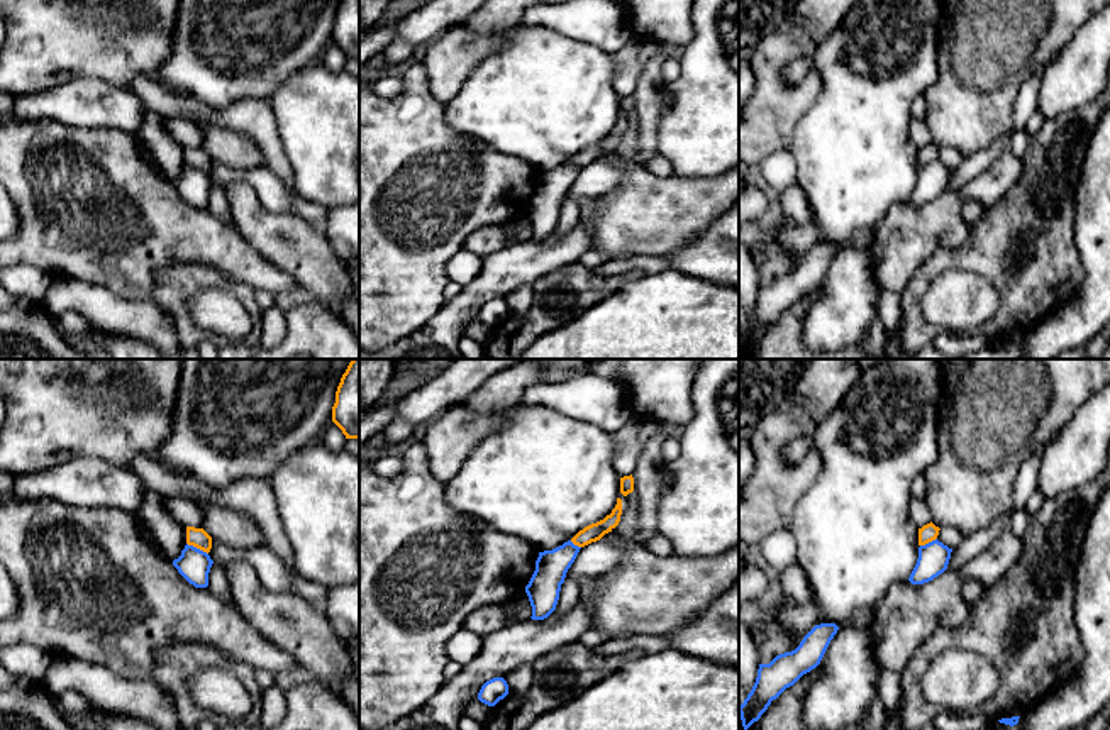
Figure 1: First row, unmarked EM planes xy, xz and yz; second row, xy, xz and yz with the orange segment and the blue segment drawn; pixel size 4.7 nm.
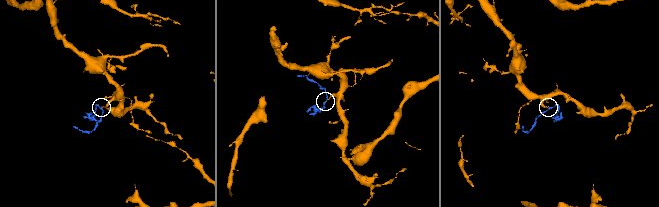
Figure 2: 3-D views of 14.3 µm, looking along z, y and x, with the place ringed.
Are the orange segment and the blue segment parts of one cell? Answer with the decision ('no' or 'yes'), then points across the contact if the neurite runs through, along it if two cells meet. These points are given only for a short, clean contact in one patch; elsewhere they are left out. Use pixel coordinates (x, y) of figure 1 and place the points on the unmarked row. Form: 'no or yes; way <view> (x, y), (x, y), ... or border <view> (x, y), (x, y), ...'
no; border xy (187, 163), (207, 175)

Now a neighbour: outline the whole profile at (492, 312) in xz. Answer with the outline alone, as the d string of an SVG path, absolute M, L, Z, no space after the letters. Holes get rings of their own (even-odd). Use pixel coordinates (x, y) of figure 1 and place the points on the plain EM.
M493 298L481 307L478 320L488 327L495 327L507 315L508 315L507 301L503 298Z

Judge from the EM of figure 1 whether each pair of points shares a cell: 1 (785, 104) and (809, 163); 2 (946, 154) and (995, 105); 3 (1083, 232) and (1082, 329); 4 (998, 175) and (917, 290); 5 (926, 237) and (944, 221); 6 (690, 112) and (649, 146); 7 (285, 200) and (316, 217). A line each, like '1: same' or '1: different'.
1: different
2: different
3: same
4: different
5: same
6: different
7: same

